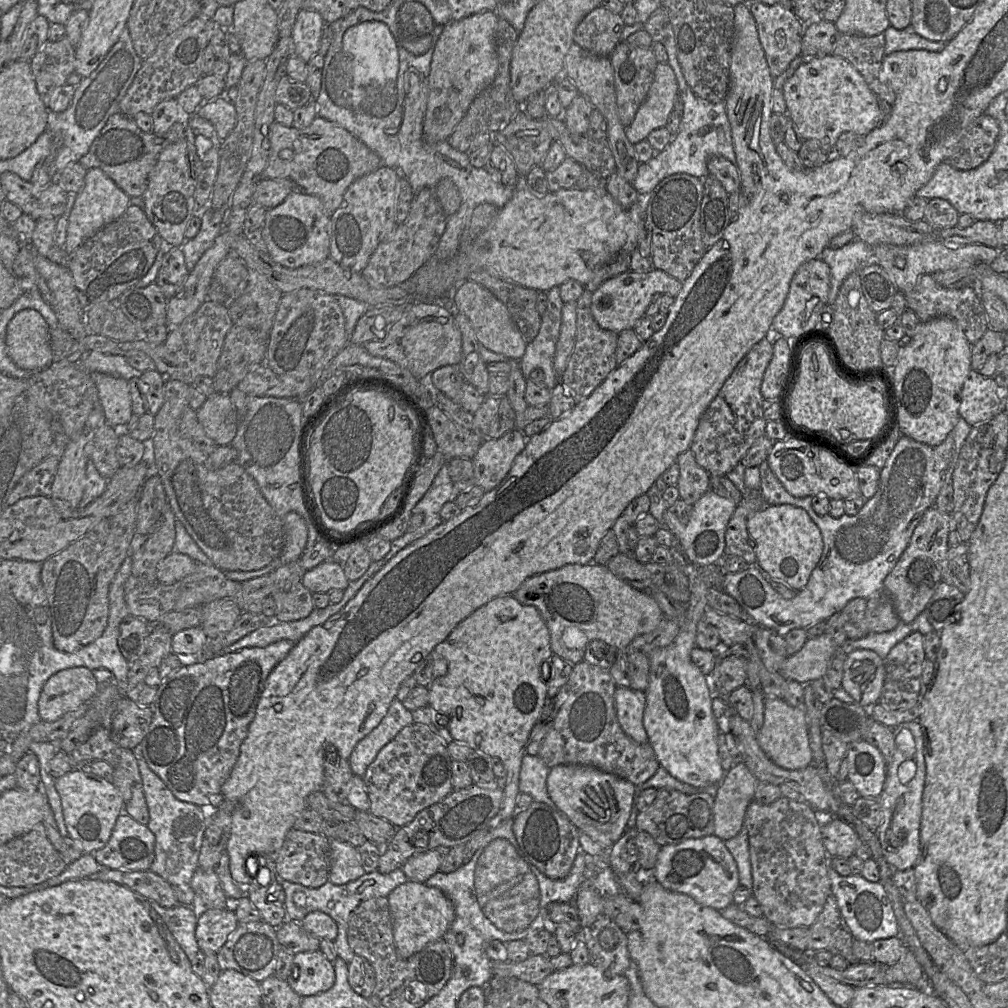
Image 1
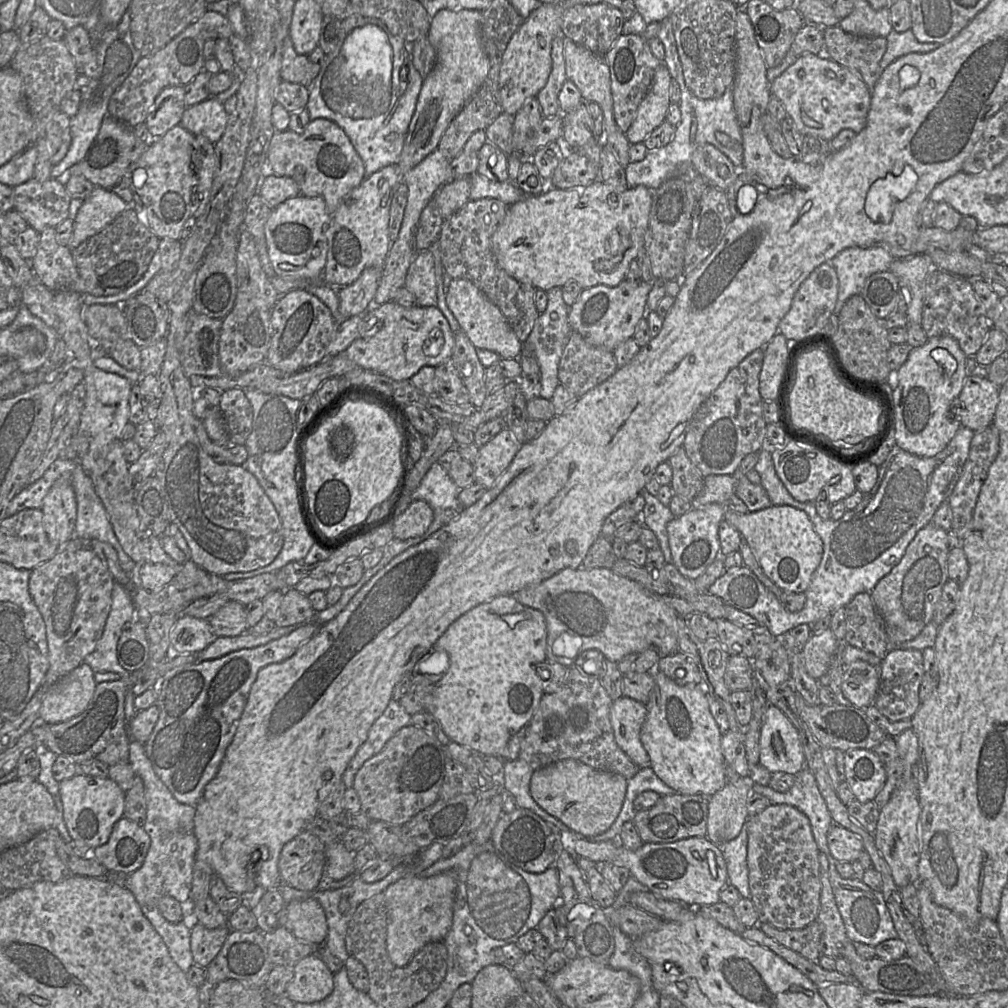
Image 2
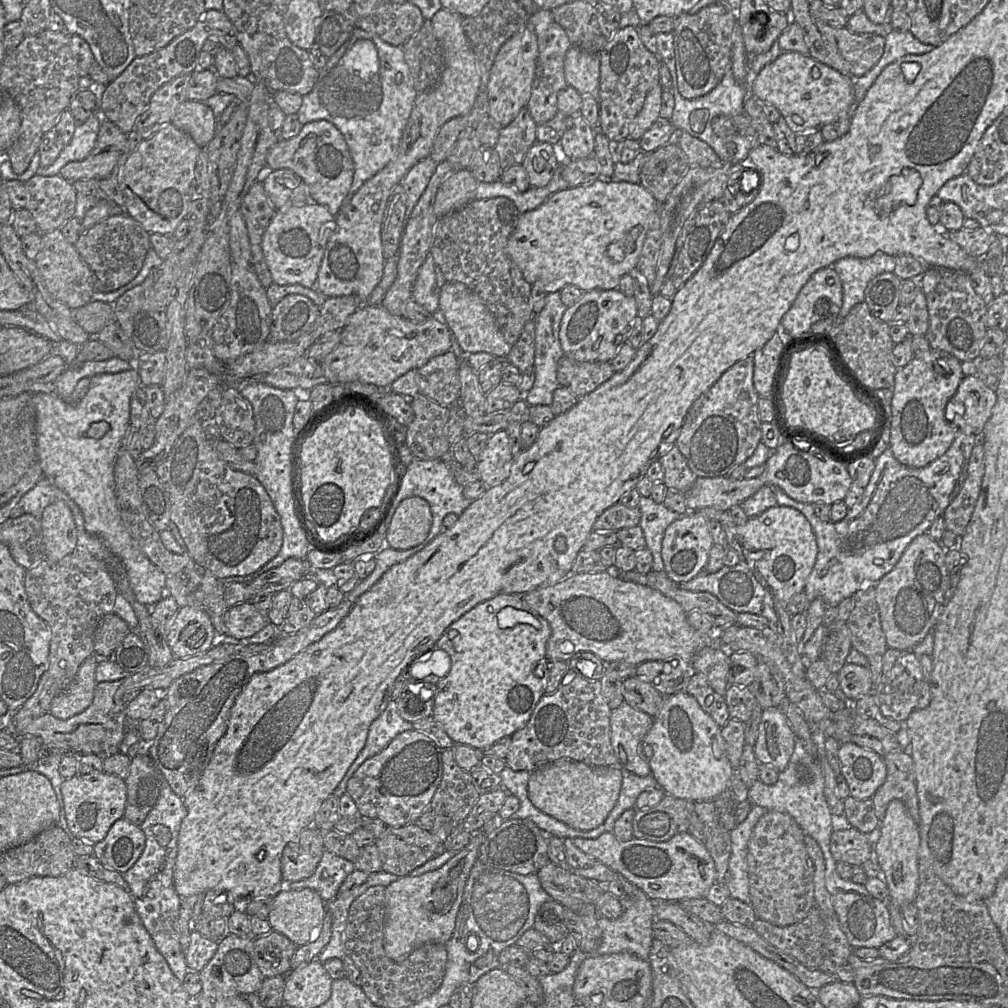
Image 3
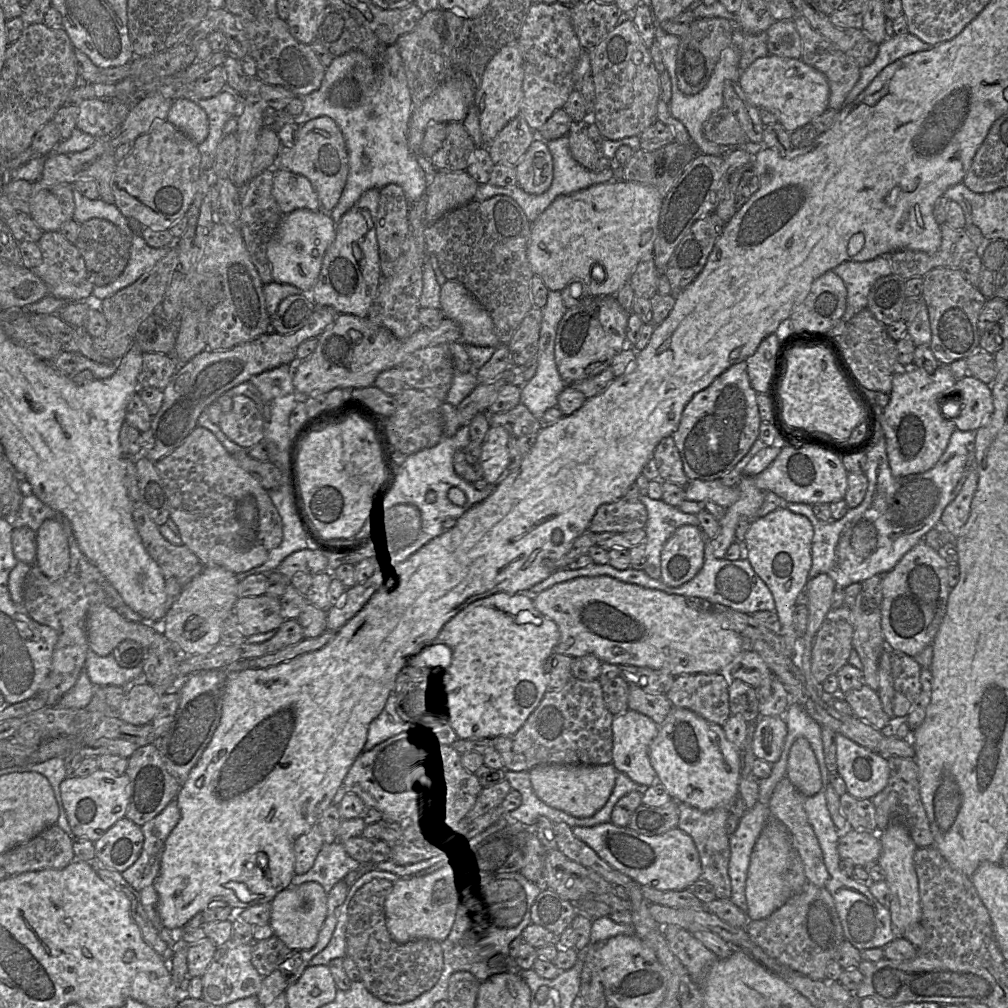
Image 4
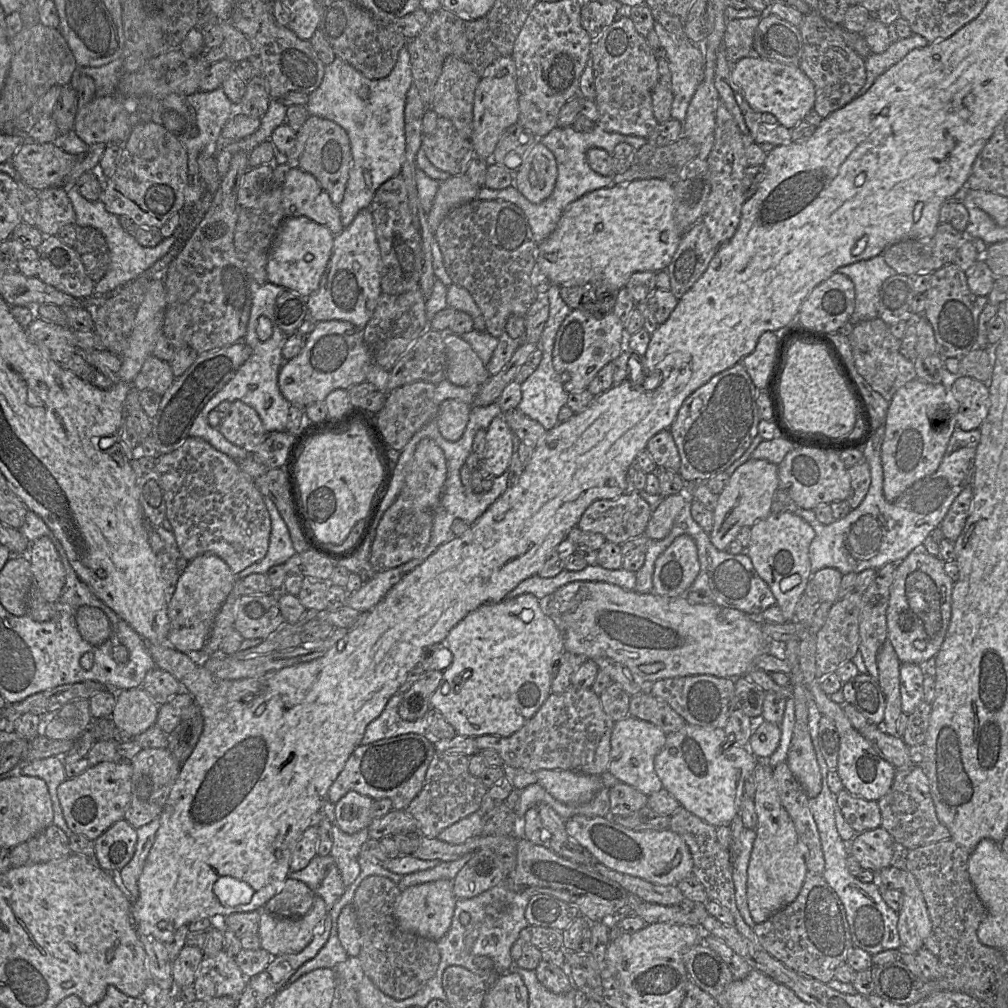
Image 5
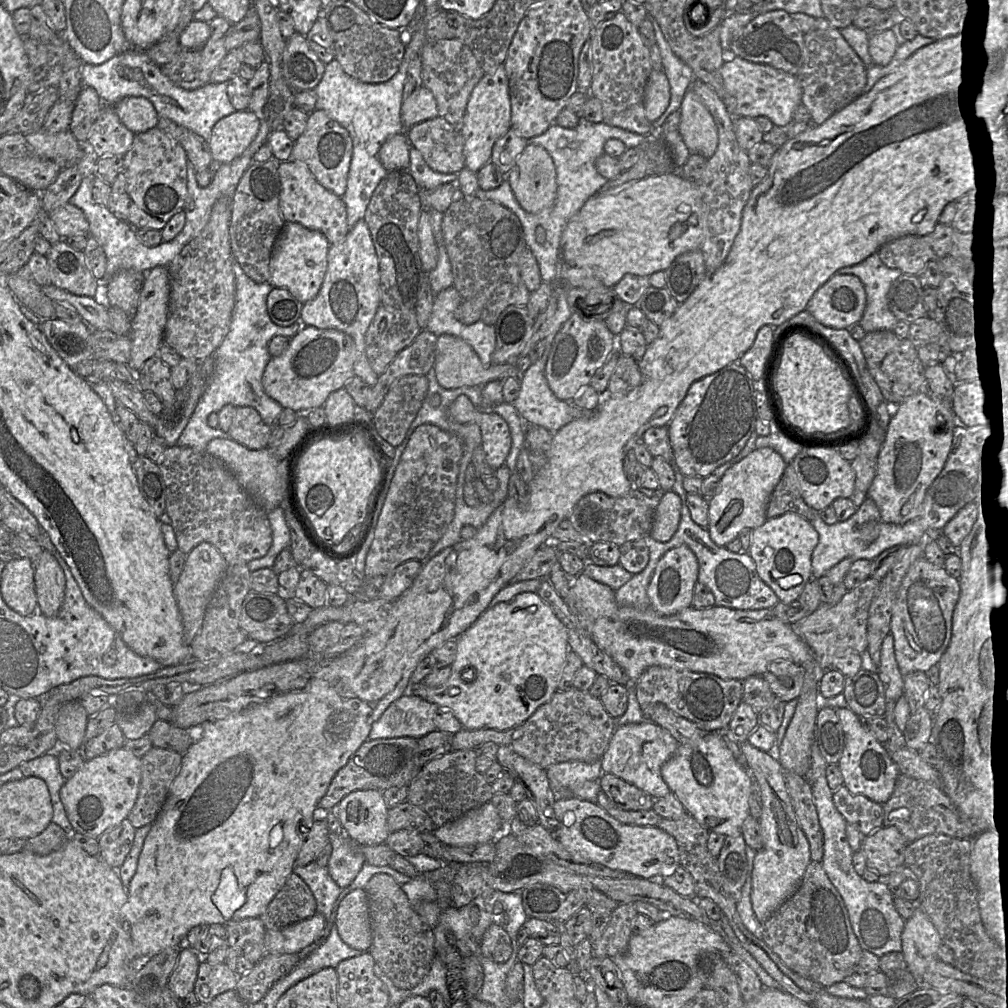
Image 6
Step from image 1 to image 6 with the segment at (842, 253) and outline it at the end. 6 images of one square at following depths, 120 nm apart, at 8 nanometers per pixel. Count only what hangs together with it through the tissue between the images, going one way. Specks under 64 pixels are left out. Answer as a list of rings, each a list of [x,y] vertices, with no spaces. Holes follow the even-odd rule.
[[[873,253],[856,265],[838,269],[835,274],[855,275],[862,282],[866,292],[866,306],[859,324],[866,333],[894,330],[898,319],[889,310],[888,291],[893,281],[902,274],[899,269],[888,268],[878,253]]]

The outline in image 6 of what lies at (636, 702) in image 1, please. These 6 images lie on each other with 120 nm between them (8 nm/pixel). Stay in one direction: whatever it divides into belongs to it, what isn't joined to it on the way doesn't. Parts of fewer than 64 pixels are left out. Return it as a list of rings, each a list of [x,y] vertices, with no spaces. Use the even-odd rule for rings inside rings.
[[[651,722],[615,726],[609,745],[600,759],[602,774],[610,773],[651,795],[654,800],[672,793],[661,775],[661,767],[676,752],[679,743],[664,728]]]

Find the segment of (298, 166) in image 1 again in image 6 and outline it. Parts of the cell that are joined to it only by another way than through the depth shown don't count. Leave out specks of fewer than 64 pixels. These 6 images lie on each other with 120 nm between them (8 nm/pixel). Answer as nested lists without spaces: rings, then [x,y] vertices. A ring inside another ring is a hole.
[[[315,109],[308,115],[303,134],[294,142],[291,160],[307,165],[316,181],[324,188],[342,197],[346,192],[352,158],[352,140],[348,131],[330,119],[323,110]]]

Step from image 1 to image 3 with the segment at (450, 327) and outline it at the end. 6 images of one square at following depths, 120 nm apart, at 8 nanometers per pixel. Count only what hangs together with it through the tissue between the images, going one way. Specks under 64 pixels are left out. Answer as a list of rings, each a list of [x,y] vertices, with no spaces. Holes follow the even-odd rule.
[[[363,304],[341,329],[341,340],[321,362],[328,383],[347,384],[354,381],[389,388],[399,377],[412,369],[419,369],[435,356],[451,350],[451,330],[440,316],[432,314],[424,322],[414,322],[389,313],[382,305]]]

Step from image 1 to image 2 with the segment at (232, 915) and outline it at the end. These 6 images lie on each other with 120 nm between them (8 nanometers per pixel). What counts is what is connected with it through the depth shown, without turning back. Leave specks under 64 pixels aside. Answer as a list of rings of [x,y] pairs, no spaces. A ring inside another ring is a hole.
[[[192,922],[190,945],[194,964],[205,969],[220,952],[230,931],[228,924],[208,929]]]

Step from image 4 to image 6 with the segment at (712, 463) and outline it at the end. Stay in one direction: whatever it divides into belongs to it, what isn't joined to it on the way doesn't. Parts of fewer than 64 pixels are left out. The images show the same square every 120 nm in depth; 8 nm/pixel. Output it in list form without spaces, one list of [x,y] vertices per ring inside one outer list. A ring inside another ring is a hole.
[[[738,361],[690,385],[667,425],[674,461],[684,476],[706,477],[741,452],[755,431],[755,398],[754,380]]]

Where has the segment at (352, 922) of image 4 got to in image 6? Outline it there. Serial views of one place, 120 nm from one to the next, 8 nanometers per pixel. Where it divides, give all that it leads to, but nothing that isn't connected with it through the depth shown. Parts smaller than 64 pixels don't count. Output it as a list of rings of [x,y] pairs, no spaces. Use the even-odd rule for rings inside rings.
[[[373,875],[364,890],[371,929],[368,952],[397,988],[409,990],[416,987],[429,973],[435,955],[432,928],[422,921],[400,885],[389,875]]]

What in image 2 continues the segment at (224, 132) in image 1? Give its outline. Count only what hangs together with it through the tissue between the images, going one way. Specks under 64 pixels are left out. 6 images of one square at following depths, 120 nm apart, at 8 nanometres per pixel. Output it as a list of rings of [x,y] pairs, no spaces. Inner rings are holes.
[[[215,96],[186,107],[180,125],[193,135],[203,135],[215,144],[224,134],[228,113]]]

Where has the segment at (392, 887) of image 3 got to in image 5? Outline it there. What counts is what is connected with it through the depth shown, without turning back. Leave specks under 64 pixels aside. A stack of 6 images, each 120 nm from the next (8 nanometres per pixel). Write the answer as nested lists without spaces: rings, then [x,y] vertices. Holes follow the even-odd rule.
[[[452,880],[422,883],[401,891],[394,915],[402,930],[438,941],[451,926],[456,900]]]

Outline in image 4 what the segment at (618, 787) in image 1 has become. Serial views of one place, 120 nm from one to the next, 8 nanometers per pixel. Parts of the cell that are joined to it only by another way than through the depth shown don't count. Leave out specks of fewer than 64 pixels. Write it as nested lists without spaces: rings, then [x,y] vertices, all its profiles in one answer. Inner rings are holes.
[[[545,764],[529,770],[532,788],[547,805],[577,818],[593,816],[608,801],[615,786],[618,770],[610,764]]]

